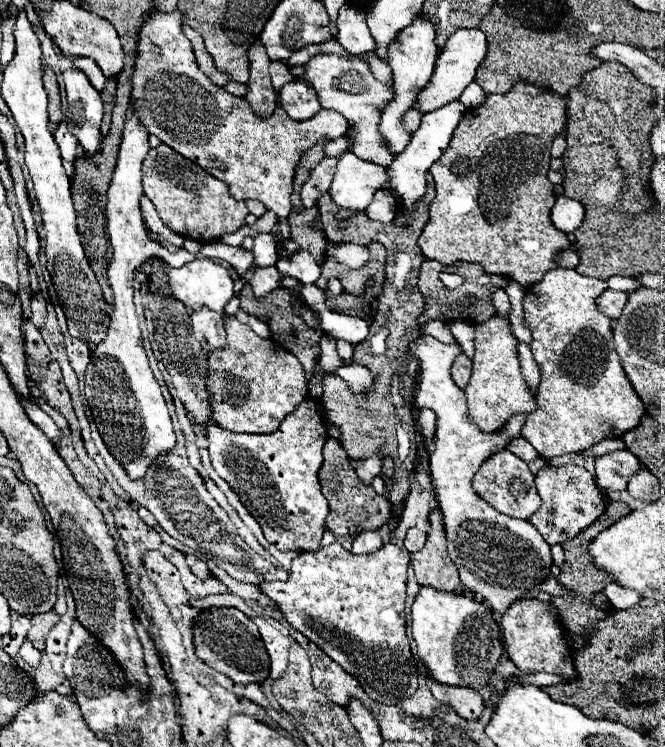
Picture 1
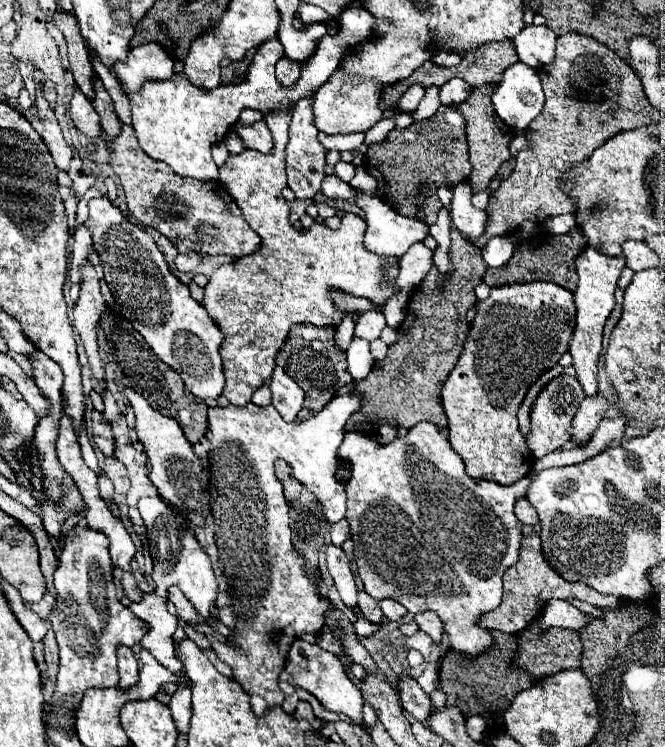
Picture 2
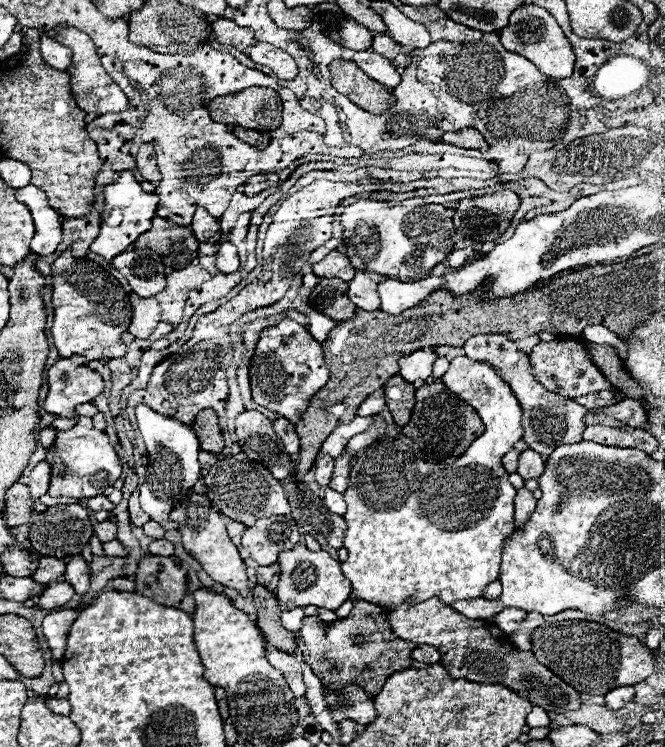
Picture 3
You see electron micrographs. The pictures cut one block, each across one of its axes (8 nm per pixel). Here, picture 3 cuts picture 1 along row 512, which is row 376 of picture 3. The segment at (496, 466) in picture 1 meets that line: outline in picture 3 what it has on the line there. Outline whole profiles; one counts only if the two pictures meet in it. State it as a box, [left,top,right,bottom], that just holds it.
[464,334,588,458]

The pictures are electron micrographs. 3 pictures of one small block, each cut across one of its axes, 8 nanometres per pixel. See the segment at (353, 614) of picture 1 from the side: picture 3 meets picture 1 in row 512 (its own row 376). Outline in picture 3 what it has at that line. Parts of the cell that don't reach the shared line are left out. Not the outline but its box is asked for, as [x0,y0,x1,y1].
[398,350,436,382]

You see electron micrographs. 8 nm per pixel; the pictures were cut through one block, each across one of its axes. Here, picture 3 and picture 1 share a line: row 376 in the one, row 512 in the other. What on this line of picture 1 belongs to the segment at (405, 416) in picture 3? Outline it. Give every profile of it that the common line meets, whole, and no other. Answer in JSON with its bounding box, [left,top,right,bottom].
[318,176,434,518]

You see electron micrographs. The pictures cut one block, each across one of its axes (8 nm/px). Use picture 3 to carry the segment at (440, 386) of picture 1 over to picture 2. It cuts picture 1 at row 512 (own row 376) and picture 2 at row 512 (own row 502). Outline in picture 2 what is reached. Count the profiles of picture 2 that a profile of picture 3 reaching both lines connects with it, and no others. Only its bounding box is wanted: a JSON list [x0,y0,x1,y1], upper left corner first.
[338,420,530,658]

